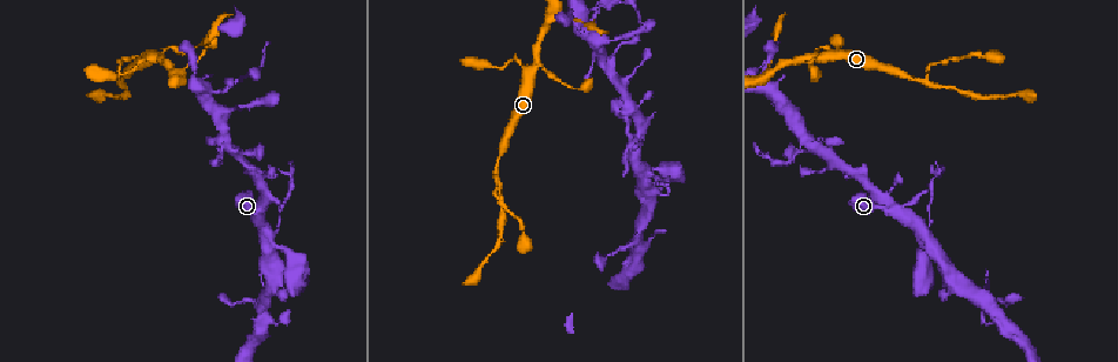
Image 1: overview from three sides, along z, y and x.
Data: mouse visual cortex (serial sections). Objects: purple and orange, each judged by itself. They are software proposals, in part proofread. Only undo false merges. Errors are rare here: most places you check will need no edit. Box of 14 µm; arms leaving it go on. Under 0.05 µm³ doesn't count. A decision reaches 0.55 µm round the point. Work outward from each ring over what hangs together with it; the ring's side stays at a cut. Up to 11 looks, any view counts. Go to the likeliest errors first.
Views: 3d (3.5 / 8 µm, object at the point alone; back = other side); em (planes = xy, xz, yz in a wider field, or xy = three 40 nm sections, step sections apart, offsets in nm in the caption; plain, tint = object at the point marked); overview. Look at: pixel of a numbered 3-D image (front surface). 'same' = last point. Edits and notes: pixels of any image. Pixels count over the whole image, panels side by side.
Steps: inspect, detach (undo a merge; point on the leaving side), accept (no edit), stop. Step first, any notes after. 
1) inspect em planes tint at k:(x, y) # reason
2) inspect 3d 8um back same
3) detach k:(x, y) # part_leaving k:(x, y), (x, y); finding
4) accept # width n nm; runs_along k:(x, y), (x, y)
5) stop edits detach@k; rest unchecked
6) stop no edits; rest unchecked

inspect 3d 8um back at 1:(925, 83) # three-way junction

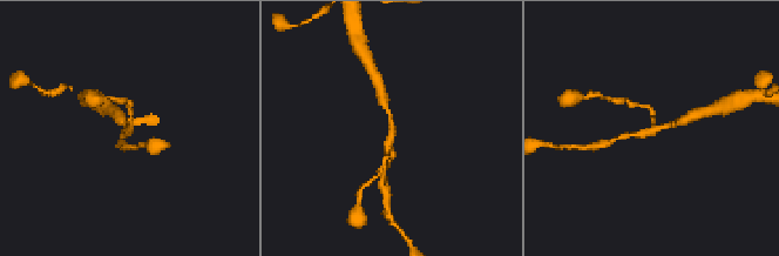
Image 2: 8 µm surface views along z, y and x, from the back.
inspect em xy step 3 tint at 2:(391, 133) # arms 3; arm_widths 150, 150, 200 nm; now the EM

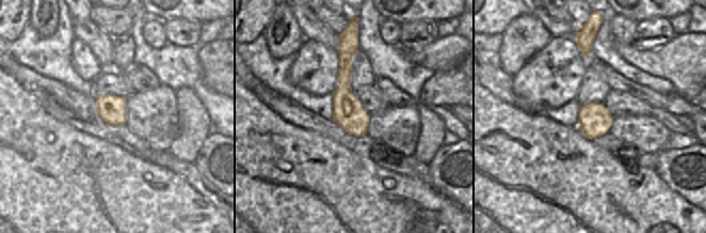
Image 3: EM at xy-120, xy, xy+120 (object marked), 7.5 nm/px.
accept # runs_along 2:(683, 120), (643, 134), (623, 135); all the same cell

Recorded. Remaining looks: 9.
inspect 3d 3.5um at 1:(926, 237) # a narrow waist

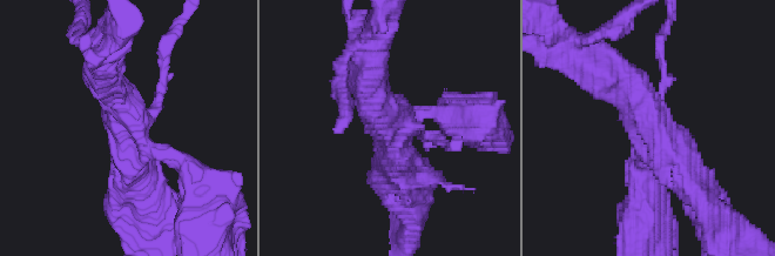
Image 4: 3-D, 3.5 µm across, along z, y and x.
inspect em xy step 5 tint at 4:(392, 130) # arms 4; arm_widths 150, 200, 400, 500 nm; now the EM

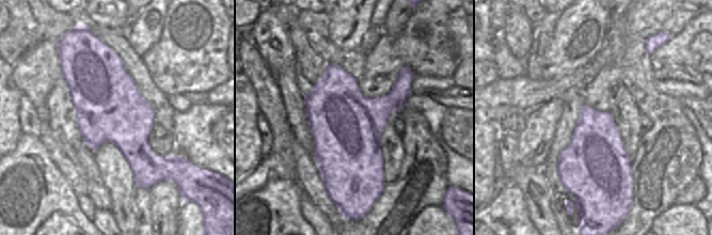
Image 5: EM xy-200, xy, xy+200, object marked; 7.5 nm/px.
detach 4:(166, 60) # part_leaving 4:(160, 101), (163, 42), (174, 28); two cells meet here

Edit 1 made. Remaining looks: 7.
inspect overview # see it whole again

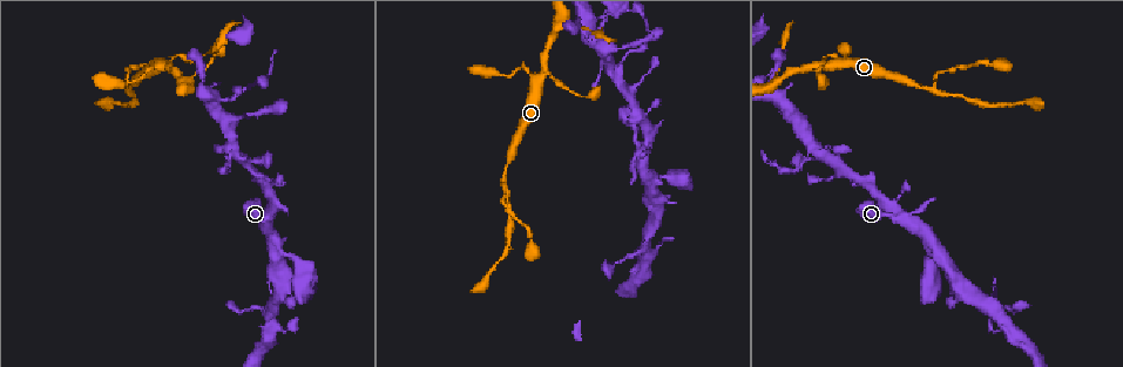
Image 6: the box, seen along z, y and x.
inspect 3d 3.5um at 6:(160, 68) # four or more arms meet

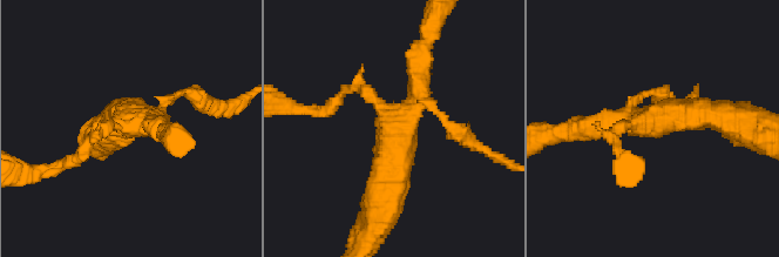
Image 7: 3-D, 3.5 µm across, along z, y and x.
inspect em planes tint at 7:(139, 124) # arms 4; arm_widths 150, 150, 300, 400 nm; now the EM

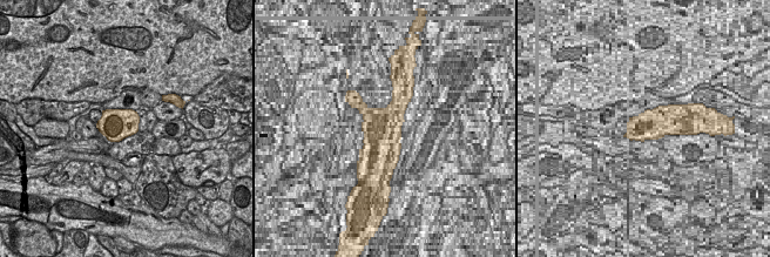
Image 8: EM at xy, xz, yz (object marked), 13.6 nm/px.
accept # runs_along 7:(387, 194), (422, 51); continuous, no second cell

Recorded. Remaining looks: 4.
inspect 3d 3.5um at 6:(815, 146) # a narrow waist

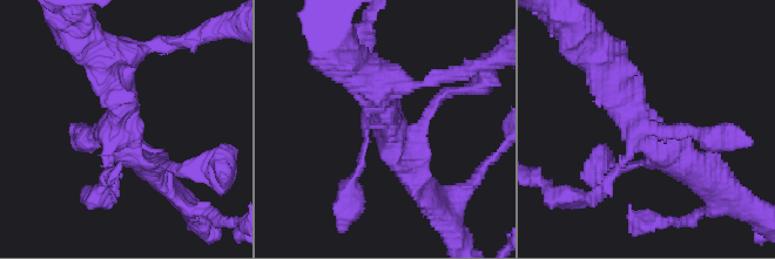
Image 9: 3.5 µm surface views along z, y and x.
inspect em xy step 3 tint at 9:(649, 129) # arms 4; arm_widths 150, 150, 400, 400 nm; shape alone is not enough

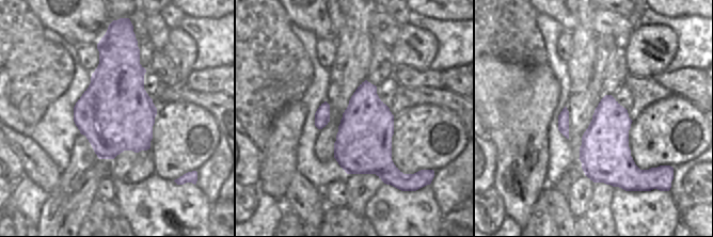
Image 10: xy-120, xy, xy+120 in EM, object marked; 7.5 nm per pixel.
detach 9:(113, 188) # two cells meet here

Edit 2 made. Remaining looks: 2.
stop edits detach@4, detach@9; rest unchecked

